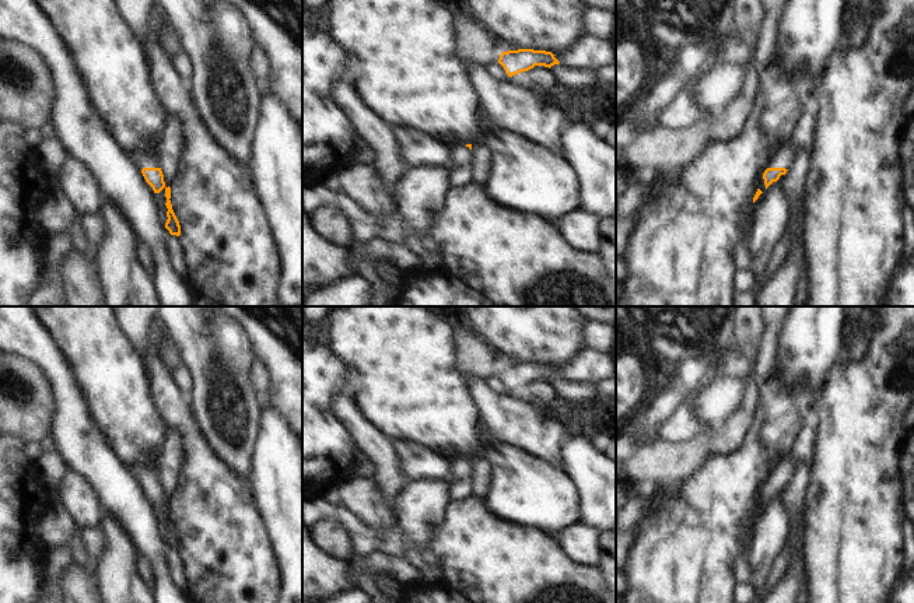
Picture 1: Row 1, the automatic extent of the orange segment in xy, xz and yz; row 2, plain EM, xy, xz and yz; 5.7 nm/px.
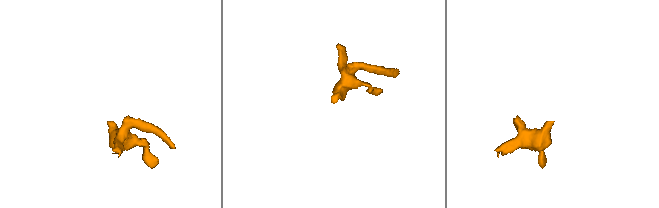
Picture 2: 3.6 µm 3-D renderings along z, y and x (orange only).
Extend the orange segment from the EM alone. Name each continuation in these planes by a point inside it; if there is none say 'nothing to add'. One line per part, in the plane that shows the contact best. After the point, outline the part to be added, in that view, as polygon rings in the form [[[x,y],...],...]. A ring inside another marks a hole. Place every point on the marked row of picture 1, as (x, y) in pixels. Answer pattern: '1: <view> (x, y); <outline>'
1: yz (785, 155); [[[787,143],[777,151],[777,154],[773,157],[767,168],[789,169],[795,161],[795,157],[796,157],[795,148],[789,143]]]

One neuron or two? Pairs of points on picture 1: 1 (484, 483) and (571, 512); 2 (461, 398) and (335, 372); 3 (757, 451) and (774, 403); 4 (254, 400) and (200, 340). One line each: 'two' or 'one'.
1: two
2: two
3: one
4: one

